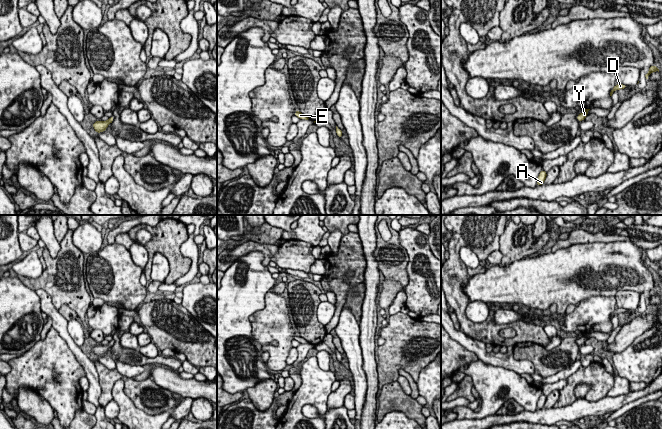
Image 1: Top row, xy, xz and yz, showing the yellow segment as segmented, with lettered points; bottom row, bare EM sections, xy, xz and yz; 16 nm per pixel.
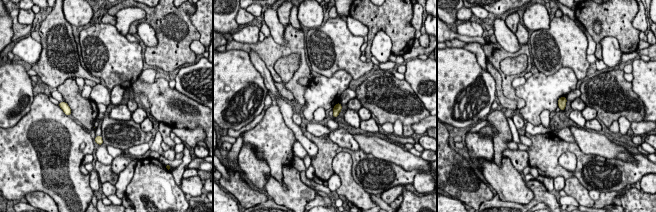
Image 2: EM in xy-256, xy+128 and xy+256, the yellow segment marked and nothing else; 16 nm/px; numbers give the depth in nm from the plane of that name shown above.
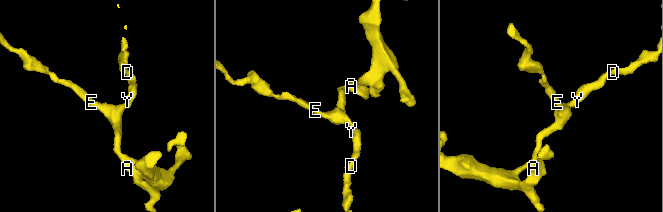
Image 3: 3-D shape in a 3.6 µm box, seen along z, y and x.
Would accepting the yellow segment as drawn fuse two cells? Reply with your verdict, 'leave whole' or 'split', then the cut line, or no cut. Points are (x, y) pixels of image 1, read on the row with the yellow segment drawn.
leave whole; cut none

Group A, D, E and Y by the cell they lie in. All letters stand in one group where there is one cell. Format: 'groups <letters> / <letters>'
groups A D E Y

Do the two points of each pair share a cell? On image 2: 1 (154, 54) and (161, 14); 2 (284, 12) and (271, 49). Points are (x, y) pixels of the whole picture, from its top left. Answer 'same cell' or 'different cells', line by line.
1: same cell
2: different cells

